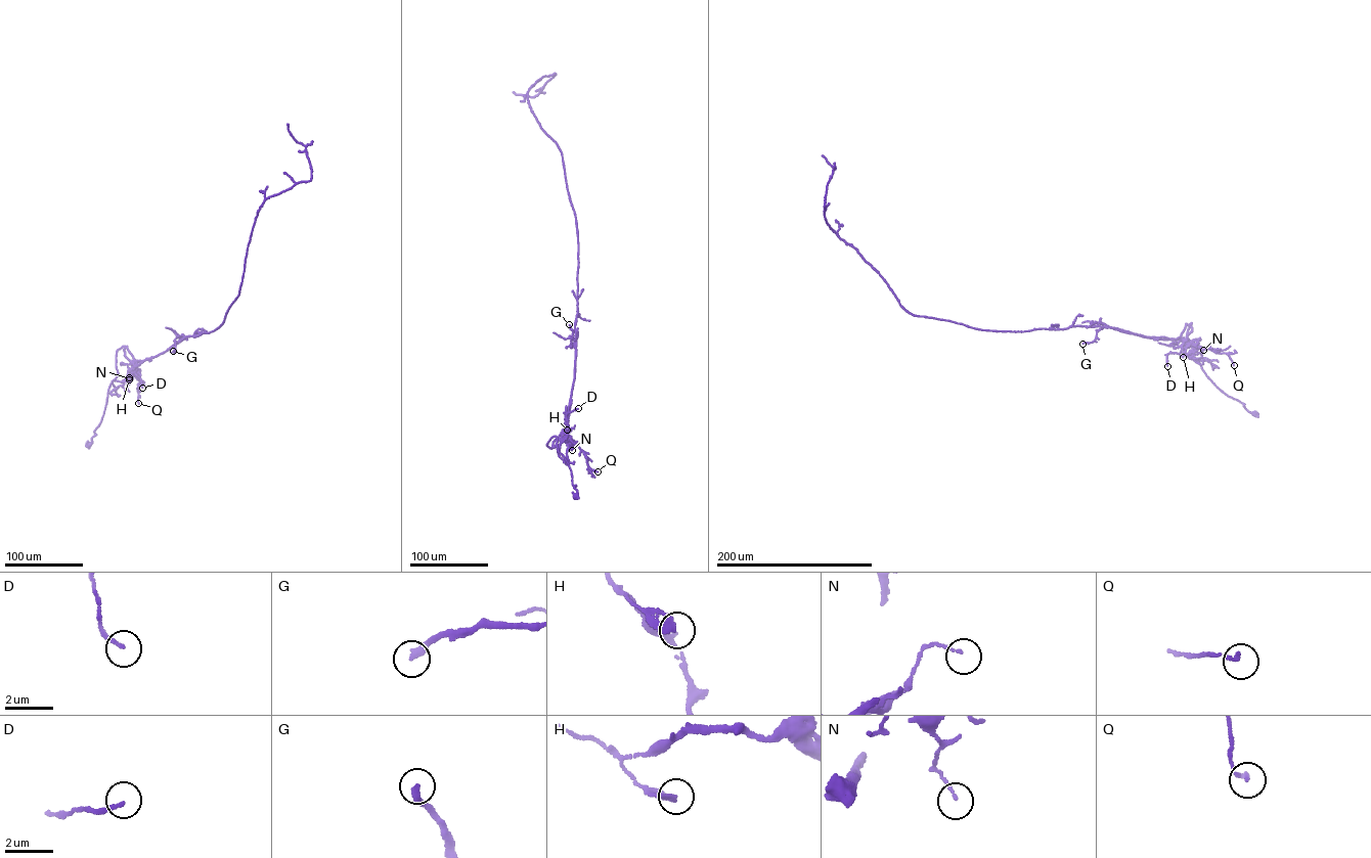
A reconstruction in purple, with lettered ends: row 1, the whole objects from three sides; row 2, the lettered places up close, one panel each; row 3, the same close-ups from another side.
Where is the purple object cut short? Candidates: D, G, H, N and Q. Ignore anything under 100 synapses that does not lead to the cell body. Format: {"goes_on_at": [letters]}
{"goes_on_at": []}

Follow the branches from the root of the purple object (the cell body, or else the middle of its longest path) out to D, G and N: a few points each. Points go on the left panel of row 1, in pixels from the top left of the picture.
D: (89, 444), (117, 375), (116, 352), (123, 347), (131, 374), (140, 377), (142, 388)
G: (89, 444), (118, 373), (117, 351), (124, 346), (141, 362), (165, 352), (179, 337), (173, 351)
N: (89, 444), (101, 420), (108, 388), (118, 373), (117, 351), (124, 346), (125, 356), (131, 365), (129, 377)

